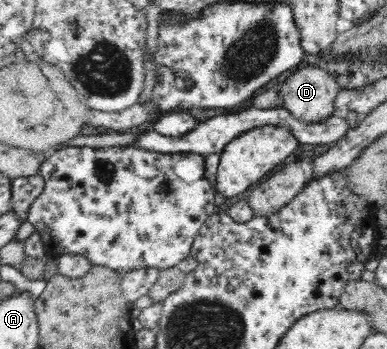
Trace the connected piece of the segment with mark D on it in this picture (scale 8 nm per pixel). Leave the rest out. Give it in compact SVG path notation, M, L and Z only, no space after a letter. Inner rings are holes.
M308 66L287 78L282 88L284 107L293 118L319 124L335 114L338 85L324 66Z

